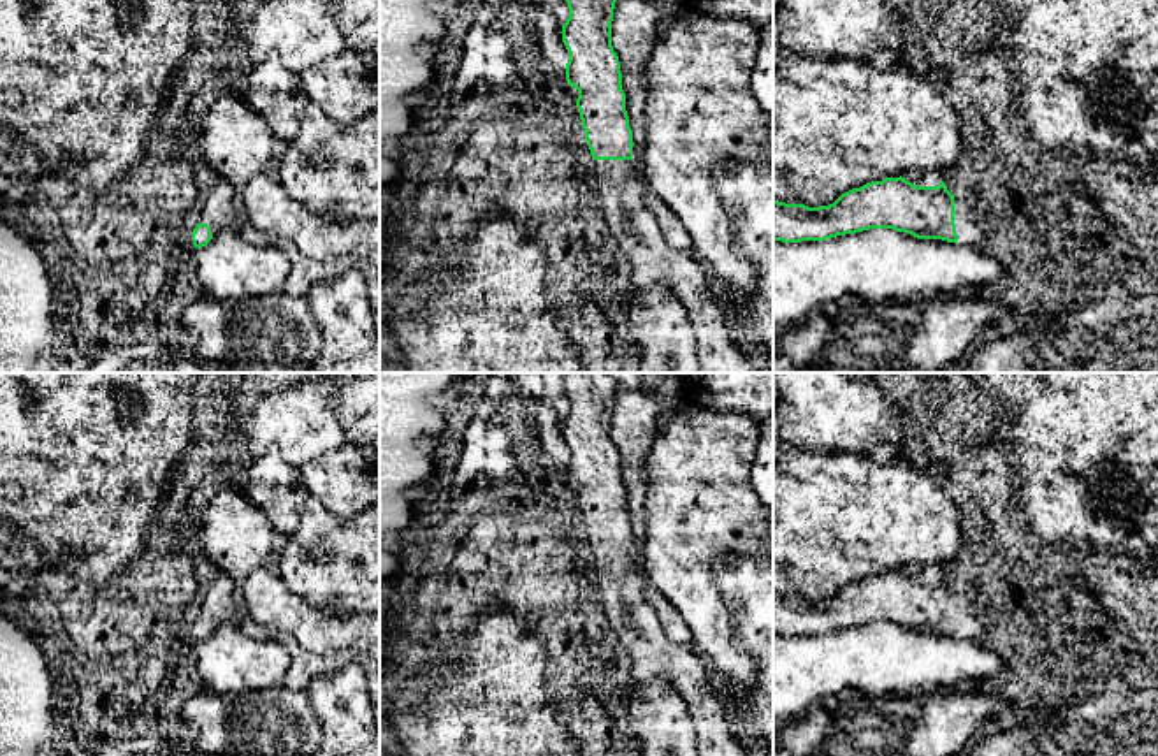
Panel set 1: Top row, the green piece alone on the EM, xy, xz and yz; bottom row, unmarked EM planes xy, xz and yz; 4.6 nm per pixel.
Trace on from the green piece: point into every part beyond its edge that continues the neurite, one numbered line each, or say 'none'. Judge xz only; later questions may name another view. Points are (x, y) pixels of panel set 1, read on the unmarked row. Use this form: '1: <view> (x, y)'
1: xz (652, 653)

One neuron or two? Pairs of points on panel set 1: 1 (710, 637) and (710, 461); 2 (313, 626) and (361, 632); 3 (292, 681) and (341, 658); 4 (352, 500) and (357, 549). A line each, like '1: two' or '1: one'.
1: one
2: one
3: one
4: two

